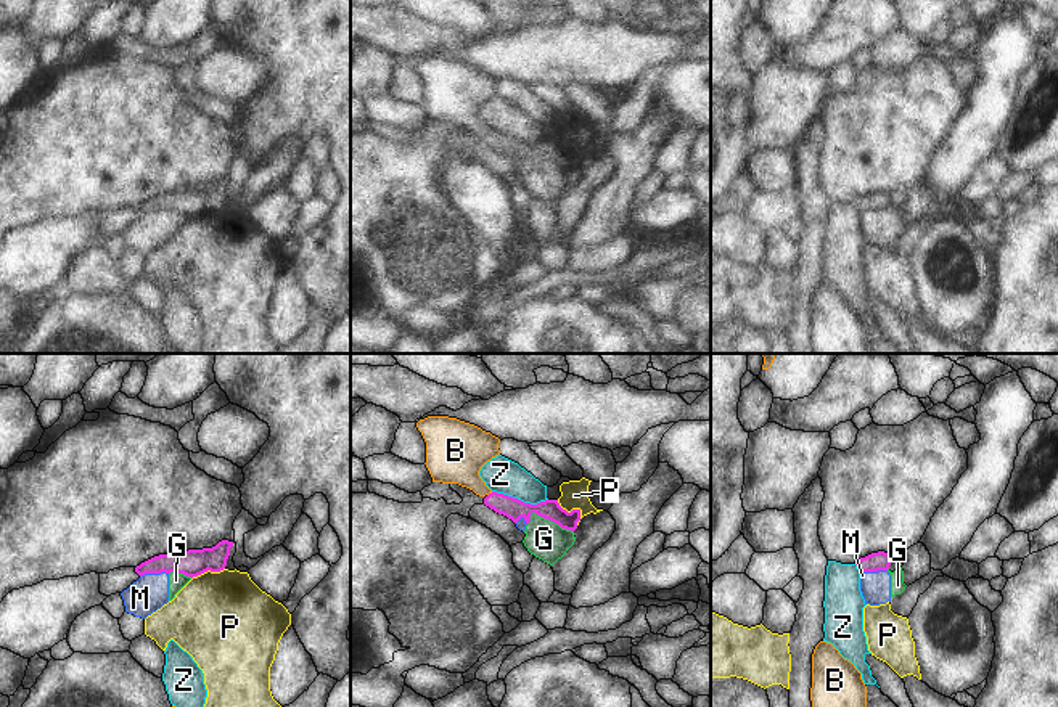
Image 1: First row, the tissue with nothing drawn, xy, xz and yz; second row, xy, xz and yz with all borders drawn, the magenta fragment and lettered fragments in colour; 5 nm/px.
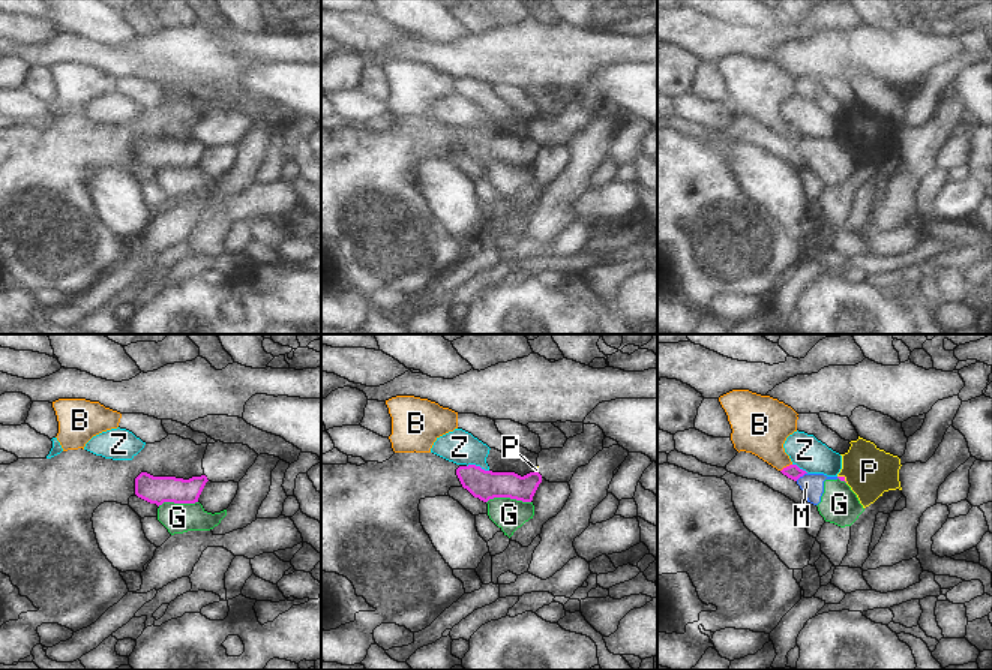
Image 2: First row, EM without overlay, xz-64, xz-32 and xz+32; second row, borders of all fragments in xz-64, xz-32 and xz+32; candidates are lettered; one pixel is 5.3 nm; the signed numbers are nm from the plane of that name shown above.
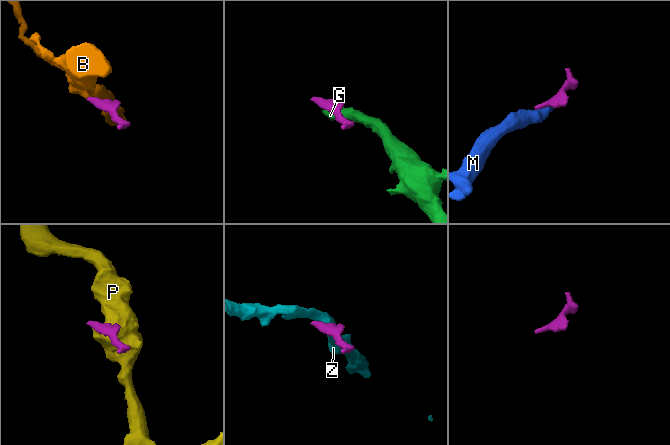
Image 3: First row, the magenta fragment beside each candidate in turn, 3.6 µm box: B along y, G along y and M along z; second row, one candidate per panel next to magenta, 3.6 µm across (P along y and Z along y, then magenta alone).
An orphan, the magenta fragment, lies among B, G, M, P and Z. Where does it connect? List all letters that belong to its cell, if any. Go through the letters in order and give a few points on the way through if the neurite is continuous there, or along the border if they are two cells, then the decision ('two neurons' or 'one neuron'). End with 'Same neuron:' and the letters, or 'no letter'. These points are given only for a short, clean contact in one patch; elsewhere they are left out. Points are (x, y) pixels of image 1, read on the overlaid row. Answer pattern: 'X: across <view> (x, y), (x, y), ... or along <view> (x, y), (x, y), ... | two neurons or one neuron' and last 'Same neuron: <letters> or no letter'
B: across xz (513, 508), (497, 502), (489, 494), (463, 469), (457, 455) | one neuron
G: two neurons
M: along xy (168, 572), (145, 572), (140, 577) | two neurons
P: along xz (557, 500), (568, 511), (579, 511), (578, 524) | two neurons
Z: along xz (492, 490), (531, 503), (547, 500) | two neurons
Same neuron: B

